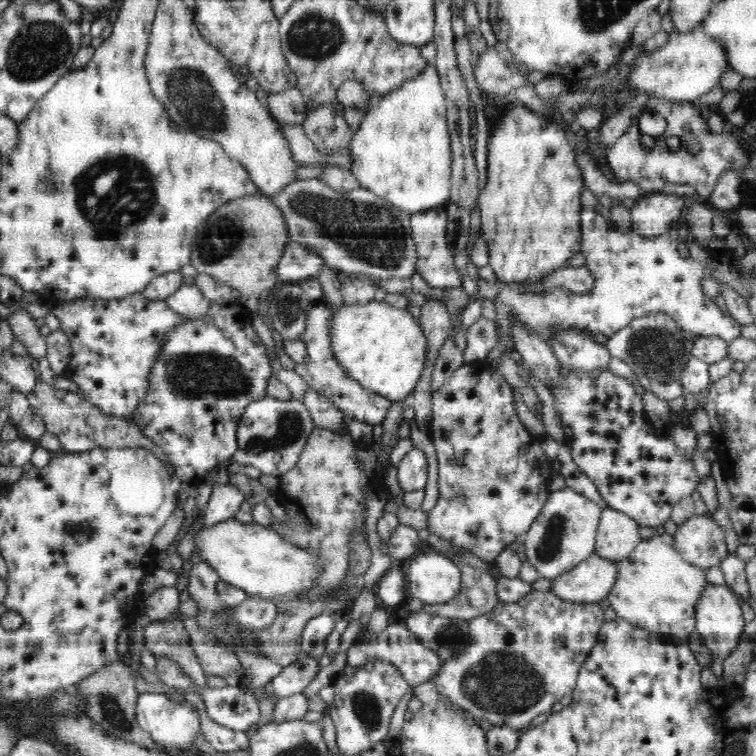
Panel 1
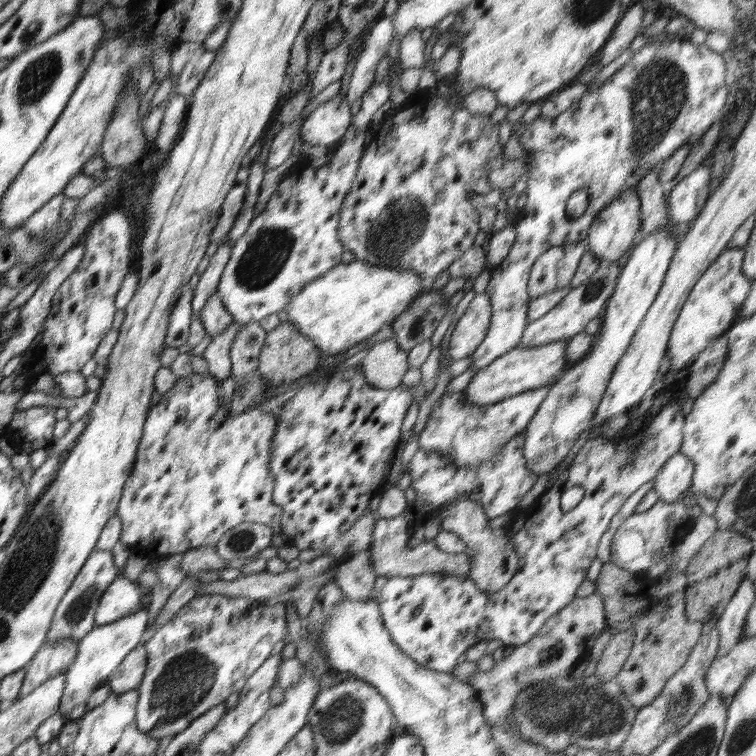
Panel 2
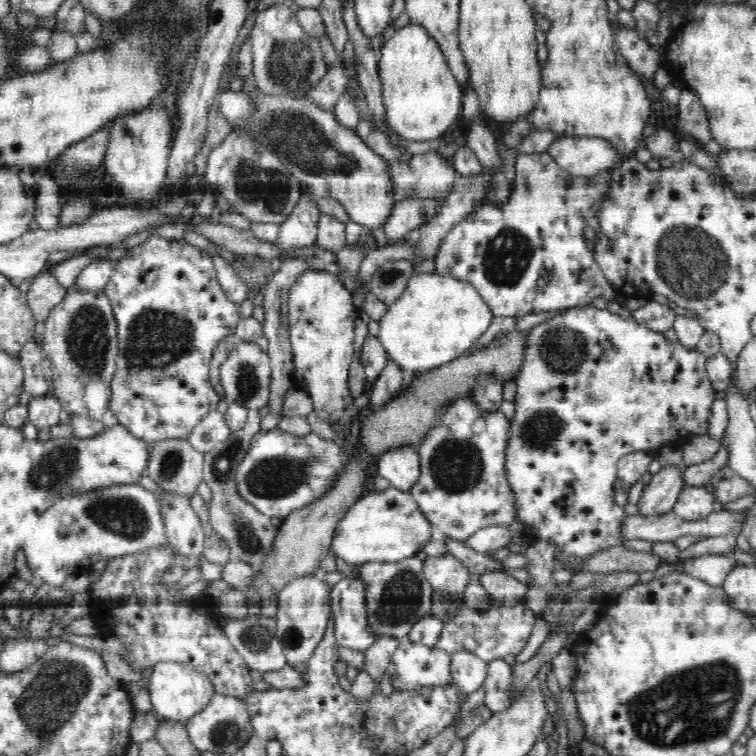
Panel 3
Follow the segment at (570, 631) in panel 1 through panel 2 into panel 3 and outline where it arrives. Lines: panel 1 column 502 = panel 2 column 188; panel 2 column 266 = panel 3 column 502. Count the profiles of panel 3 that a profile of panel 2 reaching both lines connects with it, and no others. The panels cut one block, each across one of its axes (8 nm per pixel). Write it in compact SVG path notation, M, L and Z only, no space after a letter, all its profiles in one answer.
M524 599L512 605L496 606L492 604L488 611L478 611L463 607L452 613L448 623L444 624L436 648L452 653L456 650L466 650L479 656L485 664L490 660L504 660L506 656L517 655L528 643L532 630L539 616L528 608Z

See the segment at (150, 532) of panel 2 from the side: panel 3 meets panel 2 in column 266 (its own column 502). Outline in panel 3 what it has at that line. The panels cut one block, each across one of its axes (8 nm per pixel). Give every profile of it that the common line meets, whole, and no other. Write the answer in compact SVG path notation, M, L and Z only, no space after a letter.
M460 397L444 408L440 423L430 428L418 442L421 474L409 490L426 519L457 541L466 540L474 532L494 524L509 525L516 519L515 494L506 478L505 456L509 442L510 421L500 410L488 412L474 403L473 398Z

